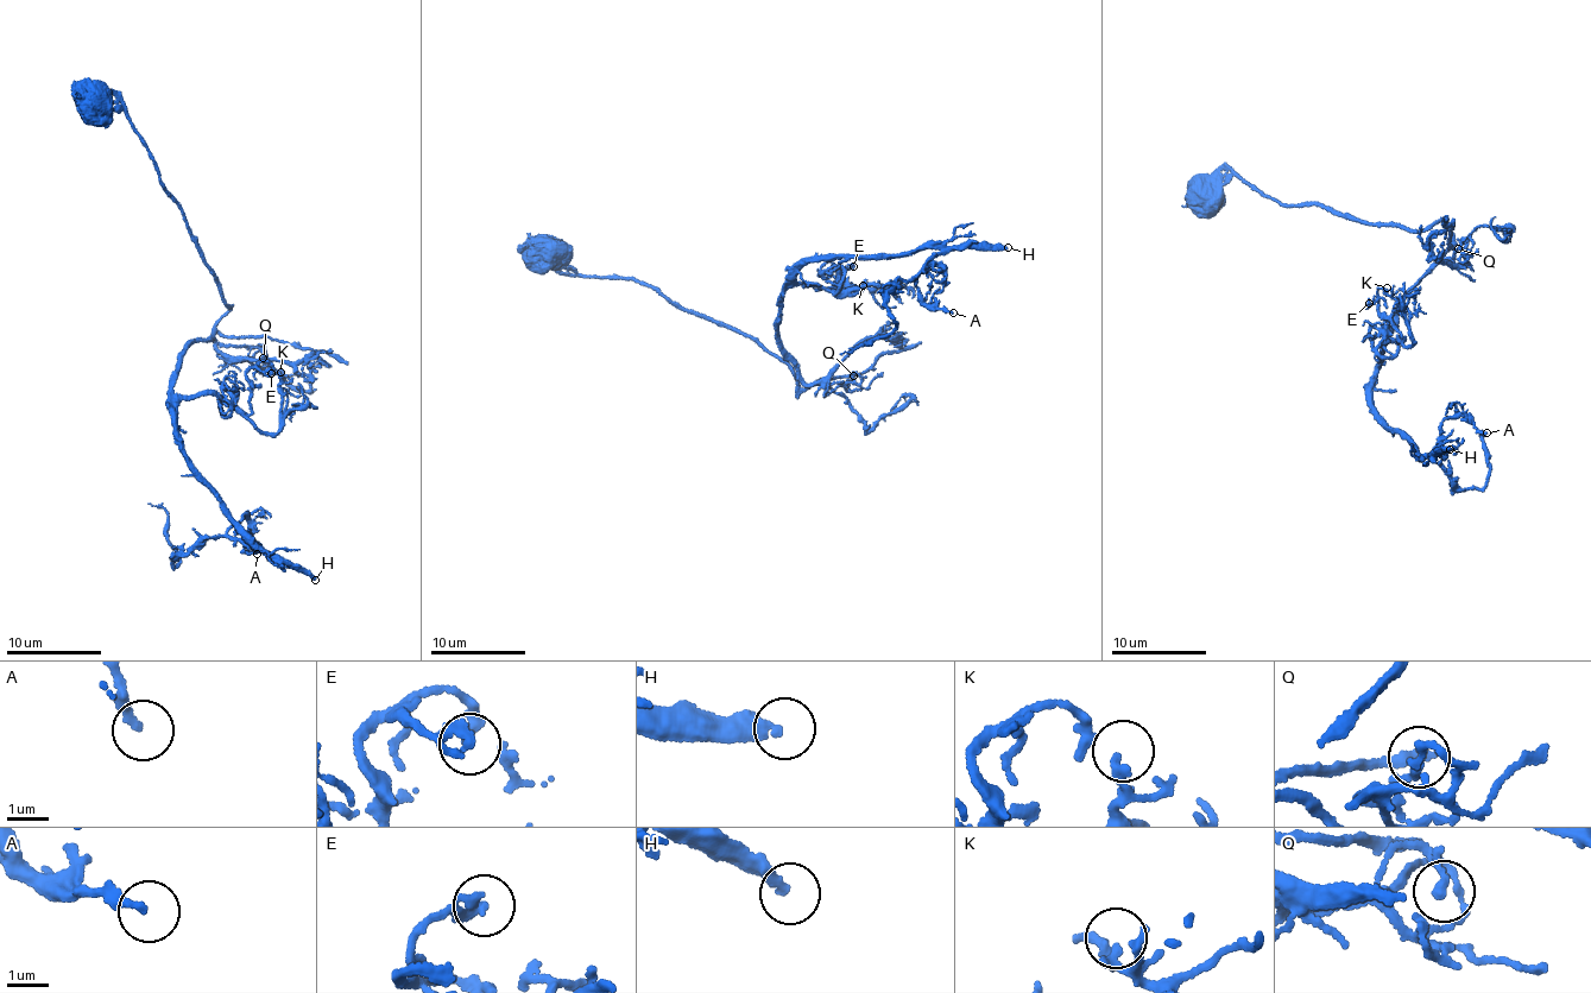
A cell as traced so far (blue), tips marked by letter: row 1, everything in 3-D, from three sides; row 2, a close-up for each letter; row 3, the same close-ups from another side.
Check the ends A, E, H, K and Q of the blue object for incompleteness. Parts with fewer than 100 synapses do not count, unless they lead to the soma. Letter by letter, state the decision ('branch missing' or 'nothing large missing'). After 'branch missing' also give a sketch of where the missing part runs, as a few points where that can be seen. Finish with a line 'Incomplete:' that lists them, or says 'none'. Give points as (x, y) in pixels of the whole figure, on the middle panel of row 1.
A: nothing large missing
E: nothing large missing
H: branch missing
K: nothing large missing
Q: nothing large missing
Incomplete: H

